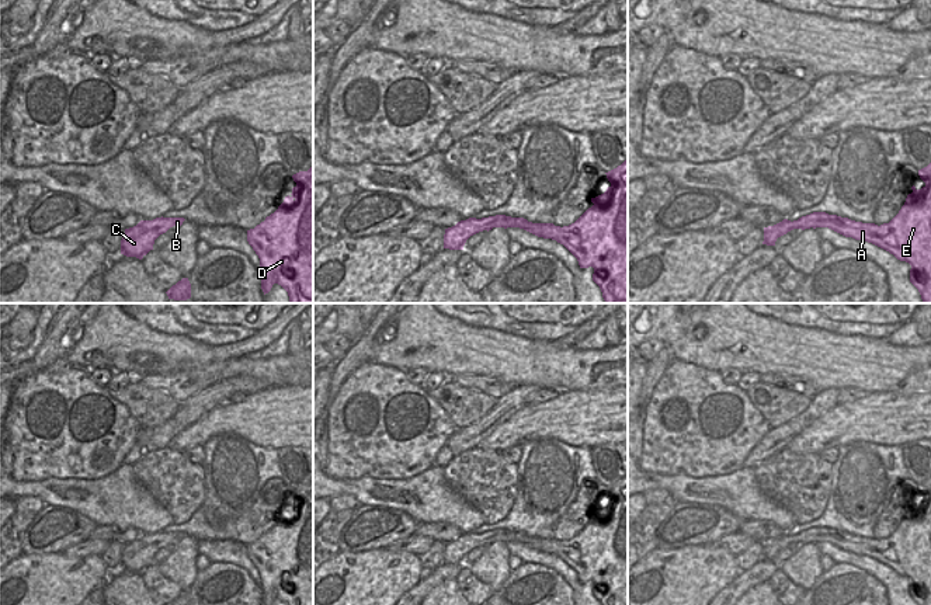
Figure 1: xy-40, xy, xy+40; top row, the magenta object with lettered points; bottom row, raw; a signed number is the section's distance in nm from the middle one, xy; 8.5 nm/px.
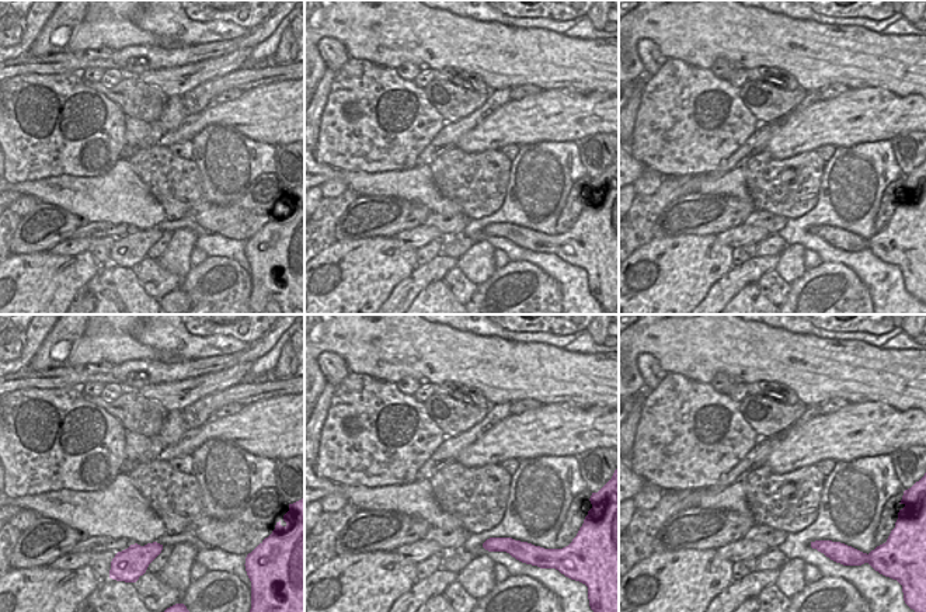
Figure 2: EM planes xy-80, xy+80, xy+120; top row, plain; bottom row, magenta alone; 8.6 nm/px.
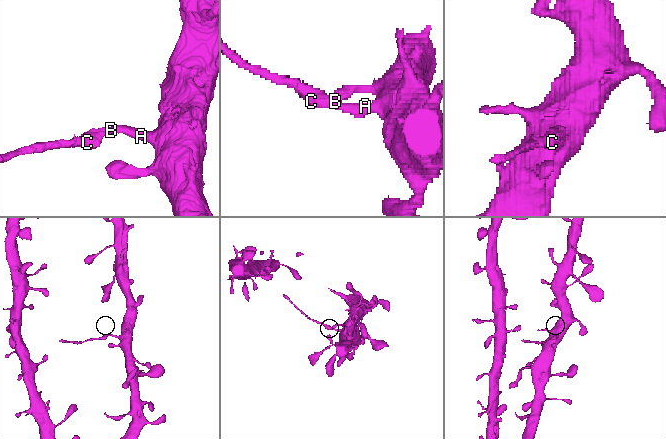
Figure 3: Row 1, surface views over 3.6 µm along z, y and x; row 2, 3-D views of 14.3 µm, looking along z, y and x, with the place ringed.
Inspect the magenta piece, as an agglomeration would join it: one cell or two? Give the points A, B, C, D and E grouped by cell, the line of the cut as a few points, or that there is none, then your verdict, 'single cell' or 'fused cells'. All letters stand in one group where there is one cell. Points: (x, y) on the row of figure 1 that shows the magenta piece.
A D E / B C; cut in xy+40 along (843, 218), (824, 216), (812, 222), (808, 228); fused cells

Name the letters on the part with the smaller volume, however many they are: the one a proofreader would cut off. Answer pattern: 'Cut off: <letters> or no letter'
Cut off: B, C

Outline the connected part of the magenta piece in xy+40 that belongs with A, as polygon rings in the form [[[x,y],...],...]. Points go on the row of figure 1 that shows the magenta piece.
[[[931,163],[918,170],[925,182],[921,190],[911,187],[899,213],[880,226],[848,218],[824,218],[813,227],[828,227],[845,237],[872,243],[897,260],[911,265],[910,282],[918,289],[924,303],[931,303]]]

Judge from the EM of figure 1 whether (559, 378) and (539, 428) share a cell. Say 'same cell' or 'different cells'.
different cells

